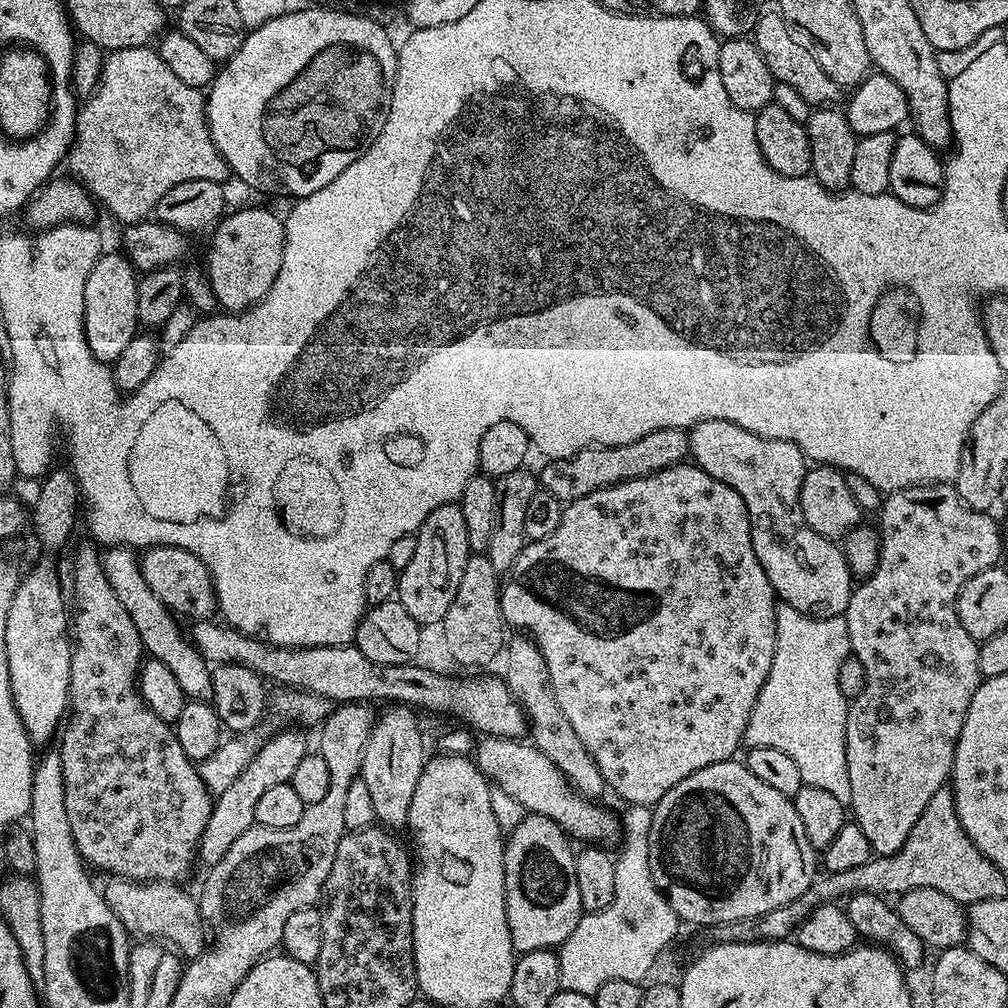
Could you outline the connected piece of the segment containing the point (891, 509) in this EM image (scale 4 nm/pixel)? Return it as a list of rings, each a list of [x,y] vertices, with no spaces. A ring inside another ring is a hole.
[[[951,483],[919,484],[913,488],[903,488],[900,492],[887,493],[878,513],[878,533],[880,538],[880,561],[871,576],[861,579],[852,589],[850,606],[845,610],[842,619],[848,627],[848,646],[851,655],[856,656],[858,663],[864,667],[864,689],[855,697],[851,697],[846,718],[846,770],[850,774],[850,816],[866,834],[866,842],[870,842],[876,856],[893,856],[902,850],[910,830],[914,830],[914,822],[922,818],[922,810],[926,810],[926,802],[938,794],[940,788],[949,783],[952,774],[952,763],[956,753],[956,739],[962,734],[962,722],[966,722],[966,710],[970,710],[970,698],[974,698],[974,690],[978,690],[981,682],[978,654],[980,644],[966,634],[966,626],[958,618],[956,600],[960,591],[970,578],[982,574],[982,570],[990,570],[1001,563],[1000,560],[1000,528],[991,520],[988,512],[973,512]]]

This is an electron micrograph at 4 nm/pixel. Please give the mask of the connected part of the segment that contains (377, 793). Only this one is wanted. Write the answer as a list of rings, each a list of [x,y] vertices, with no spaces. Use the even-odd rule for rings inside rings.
[[[396,706],[393,707],[393,712],[388,712],[384,717],[377,719],[372,726],[372,733],[370,738],[366,742],[366,750],[364,751],[364,761],[360,767],[359,779],[366,782],[366,787],[370,790],[370,799],[374,806],[374,814],[376,815],[376,824],[379,827],[387,828],[389,830],[397,830],[396,828],[401,828],[401,830],[407,829],[408,819],[410,818],[410,802],[414,799],[414,786],[418,786],[418,778],[422,778],[422,770],[426,763],[426,755],[424,756],[424,736],[420,733],[420,724],[416,721],[417,713],[413,711],[411,707],[408,706]]]

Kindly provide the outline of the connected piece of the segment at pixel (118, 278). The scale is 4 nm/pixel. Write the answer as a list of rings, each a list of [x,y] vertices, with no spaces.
[[[105,251],[94,262],[90,278],[86,278],[84,291],[84,333],[86,342],[96,360],[115,362],[118,354],[126,350],[130,338],[138,334],[138,272],[132,261],[119,251]]]

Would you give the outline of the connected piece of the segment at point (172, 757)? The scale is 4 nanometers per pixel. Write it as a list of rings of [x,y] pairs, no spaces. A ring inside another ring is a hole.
[[[95,543],[84,544],[76,552],[76,561],[72,564],[72,584],[76,587],[76,612],[74,608],[74,644],[72,649],[72,665],[70,666],[70,719],[63,729],[64,741],[58,745],[58,751],[62,758],[62,774],[66,782],[66,815],[70,817],[70,830],[74,834],[74,842],[80,851],[80,857],[84,859],[85,865],[93,869],[101,868],[108,876],[122,876],[126,880],[138,880],[147,882],[149,880],[166,880],[169,882],[183,881],[183,876],[195,865],[200,851],[200,839],[206,830],[206,824],[210,822],[212,805],[214,803],[213,793],[209,792],[200,776],[200,769],[190,758],[186,758],[186,750],[182,750],[181,743],[176,737],[176,729],[167,724],[158,714],[150,708],[140,693],[139,678],[140,670],[146,659],[146,649],[142,638],[138,634],[138,626],[134,626],[134,618],[118,602],[118,594],[114,594],[114,586],[110,584],[104,573],[104,561],[102,552]]]

